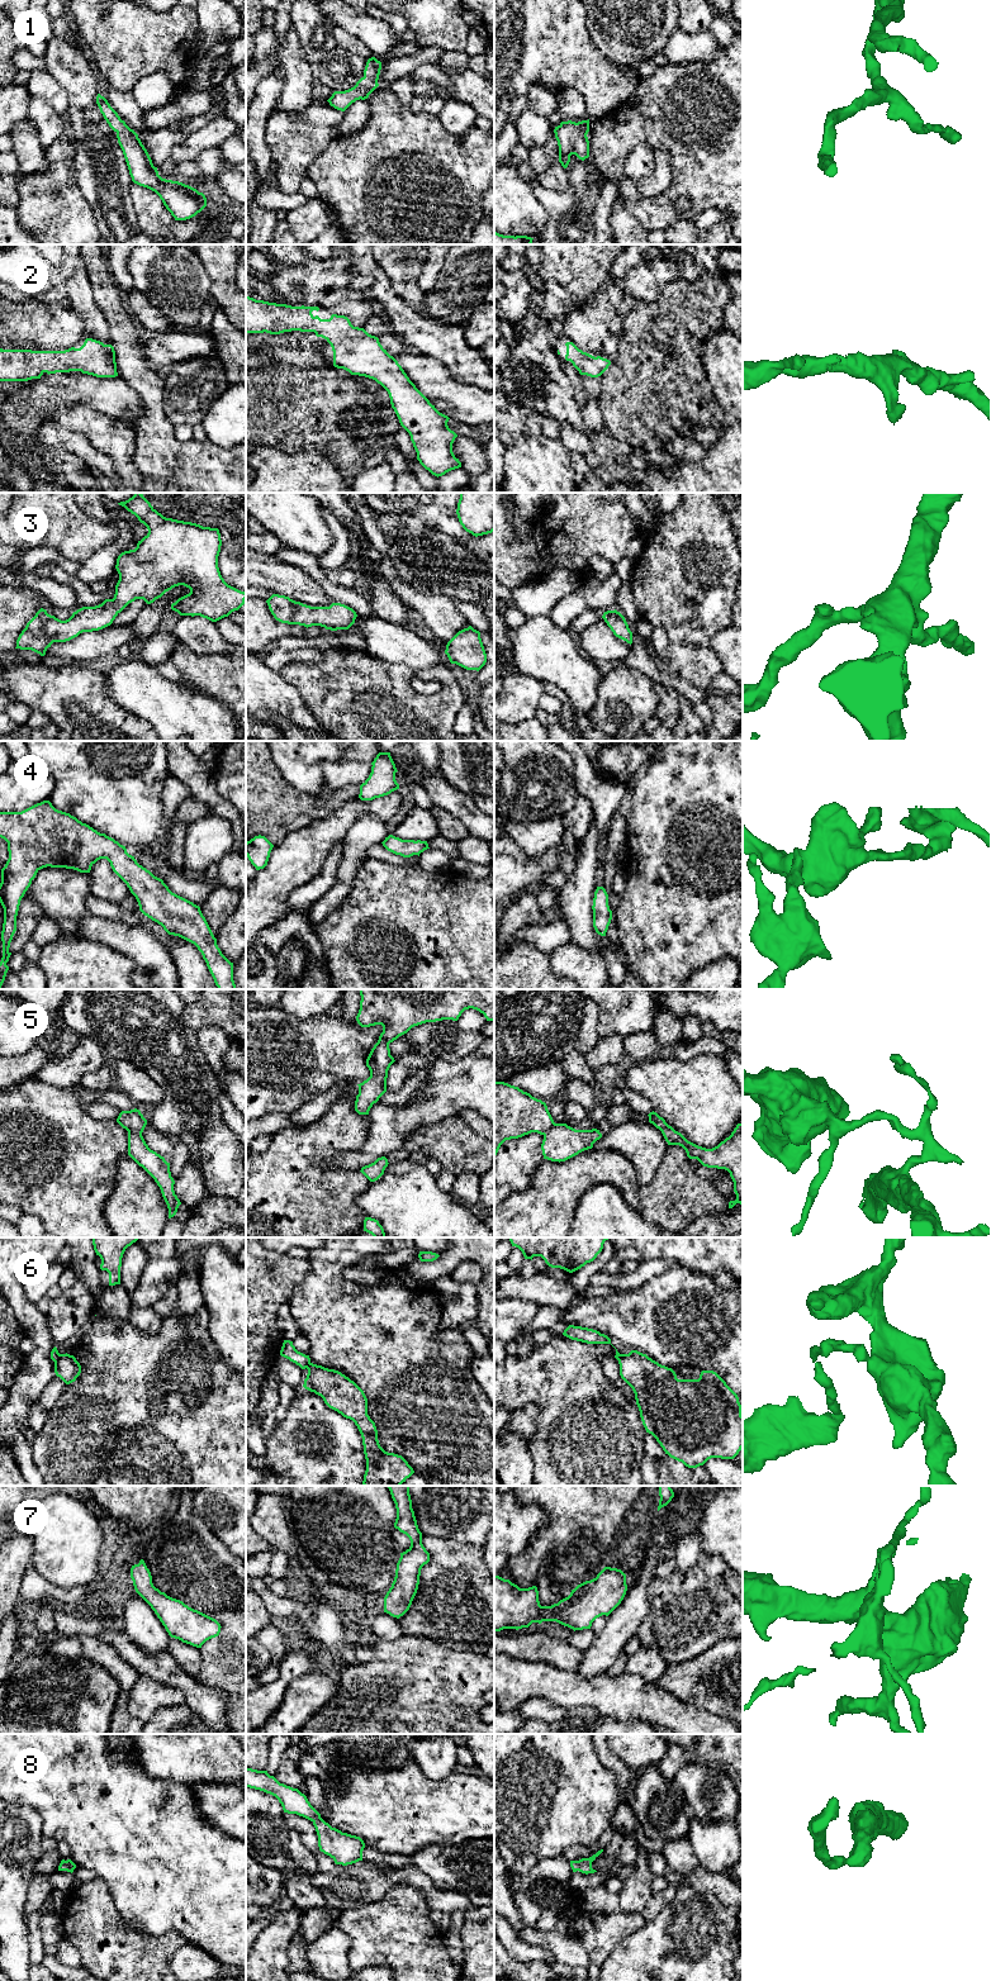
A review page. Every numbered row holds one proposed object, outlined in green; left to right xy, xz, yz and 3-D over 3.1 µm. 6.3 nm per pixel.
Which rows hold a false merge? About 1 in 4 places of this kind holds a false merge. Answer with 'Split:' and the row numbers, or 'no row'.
Split: 5, 6

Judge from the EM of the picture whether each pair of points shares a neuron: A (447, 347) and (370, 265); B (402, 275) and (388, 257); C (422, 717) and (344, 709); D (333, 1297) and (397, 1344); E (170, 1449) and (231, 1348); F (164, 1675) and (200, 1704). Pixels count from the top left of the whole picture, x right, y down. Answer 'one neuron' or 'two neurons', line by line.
A: one neuron
B: one neuron
C: one neuron
D: one neuron
E: two neurons
F: one neuron

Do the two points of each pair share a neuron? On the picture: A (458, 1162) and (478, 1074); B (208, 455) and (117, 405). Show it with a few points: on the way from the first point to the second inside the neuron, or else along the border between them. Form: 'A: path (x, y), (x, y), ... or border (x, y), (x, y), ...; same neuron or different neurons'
A: border (459, 1115), (430, 1124); different neurons
B: border (133, 389), (142, 407), (142, 417), (134, 426); different neurons

